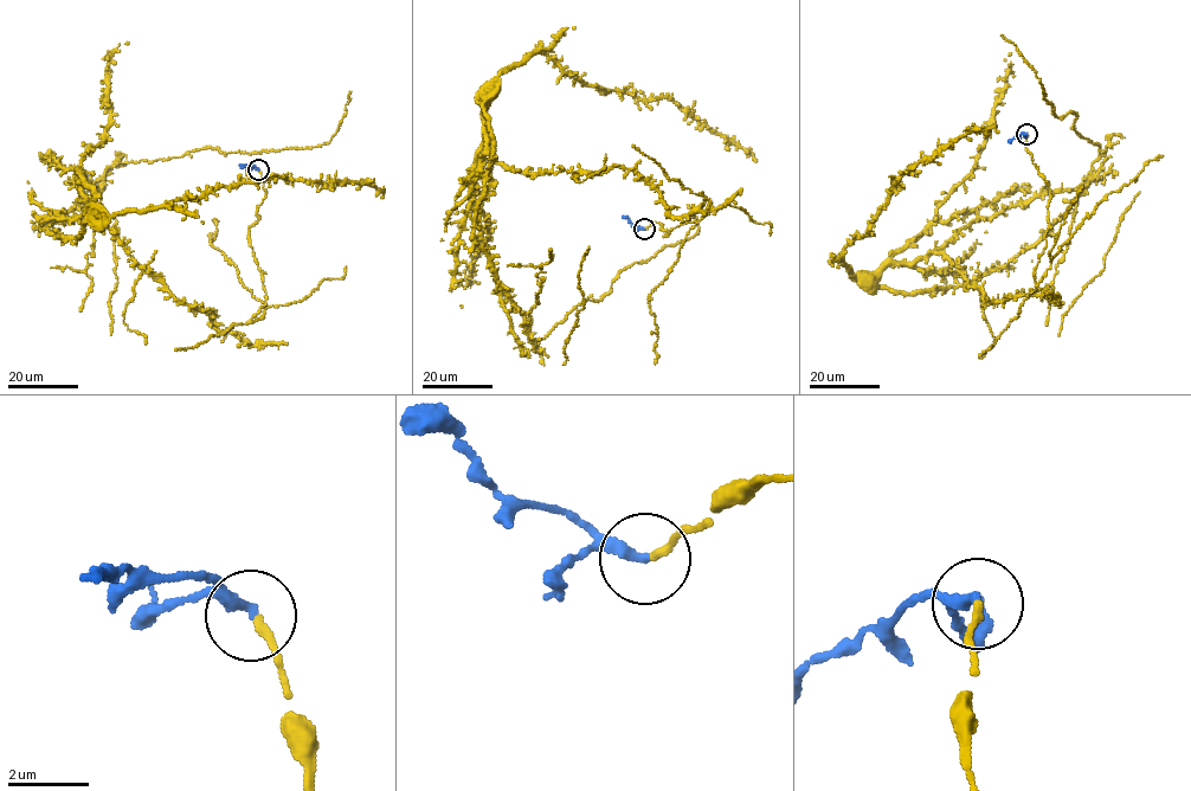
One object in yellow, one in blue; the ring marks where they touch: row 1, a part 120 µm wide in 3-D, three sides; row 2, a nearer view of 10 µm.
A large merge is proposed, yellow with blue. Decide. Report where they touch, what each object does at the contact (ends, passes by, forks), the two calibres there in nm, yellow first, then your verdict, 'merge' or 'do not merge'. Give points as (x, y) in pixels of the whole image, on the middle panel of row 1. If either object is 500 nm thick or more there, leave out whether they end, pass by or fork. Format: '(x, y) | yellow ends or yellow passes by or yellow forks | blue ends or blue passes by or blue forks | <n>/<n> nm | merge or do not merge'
(644, 229) | yellow ends | blue ends | 180/280 nm | merge

